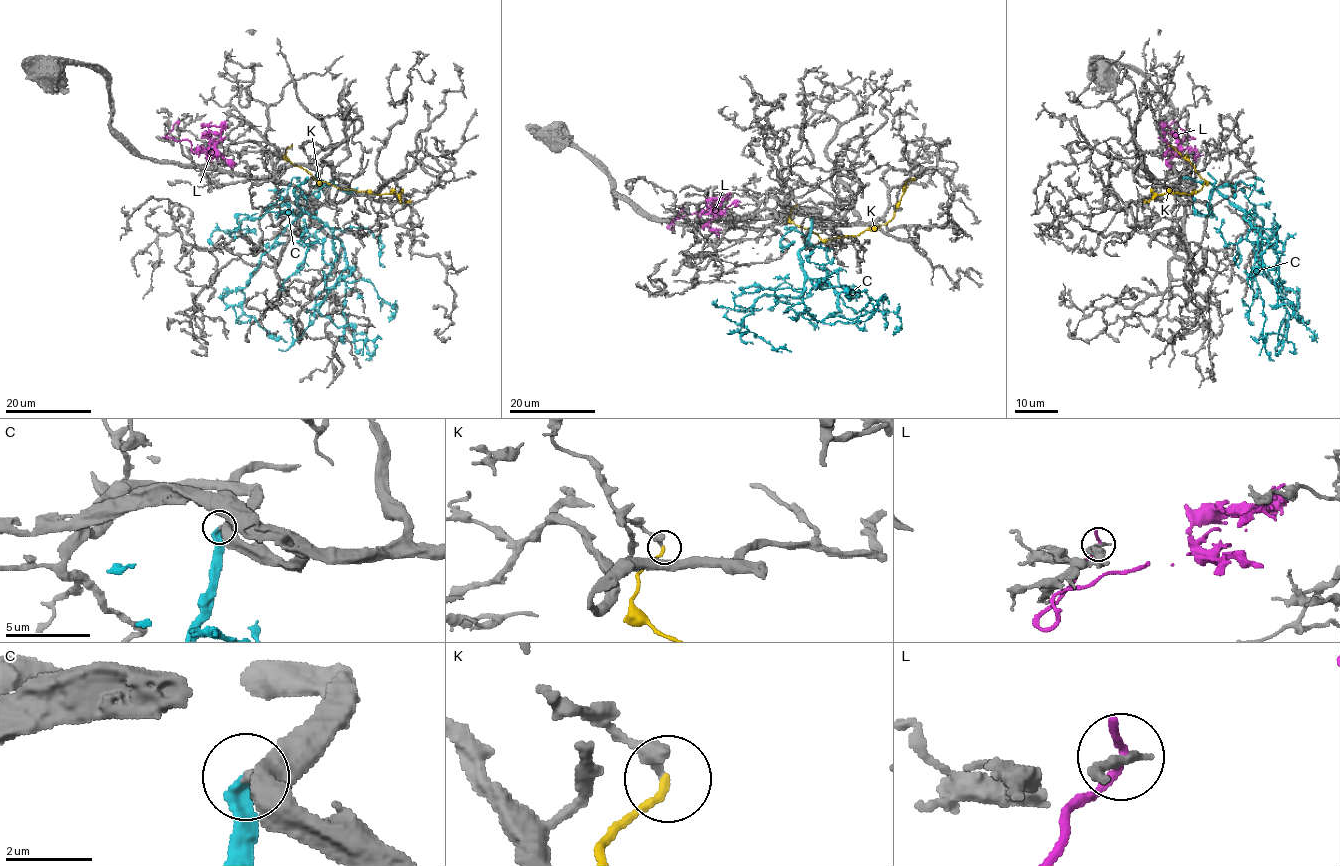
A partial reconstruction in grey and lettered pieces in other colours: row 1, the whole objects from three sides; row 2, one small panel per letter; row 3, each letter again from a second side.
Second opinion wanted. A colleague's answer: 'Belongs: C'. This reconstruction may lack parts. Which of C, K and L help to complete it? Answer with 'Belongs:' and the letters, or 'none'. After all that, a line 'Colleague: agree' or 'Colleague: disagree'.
Belongs: C
Colleague: agree

